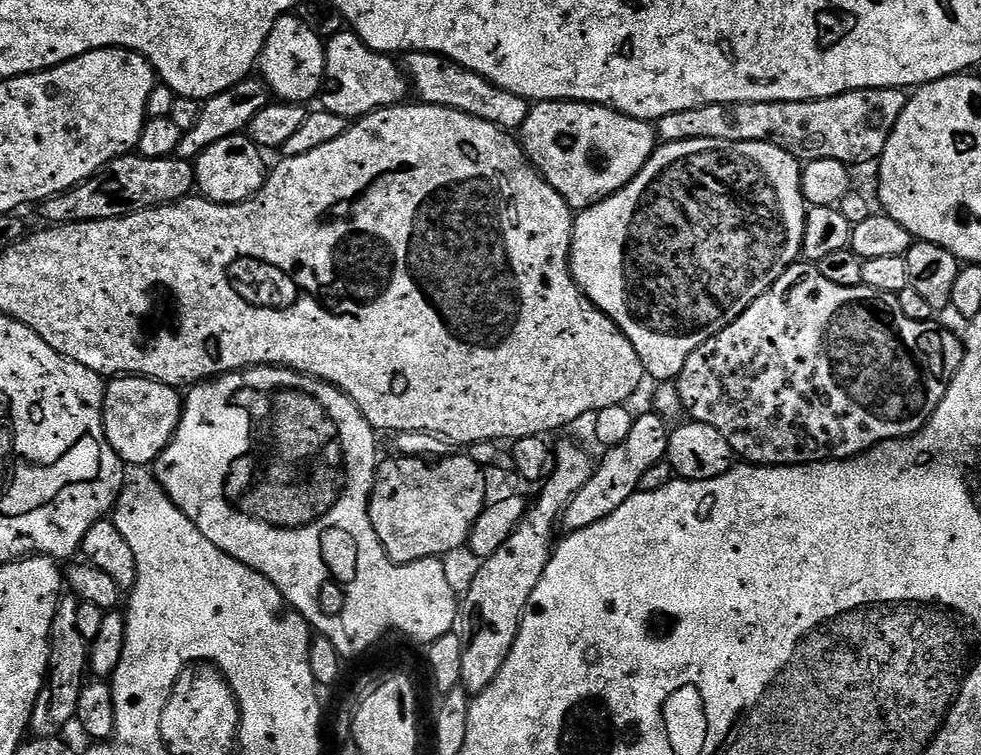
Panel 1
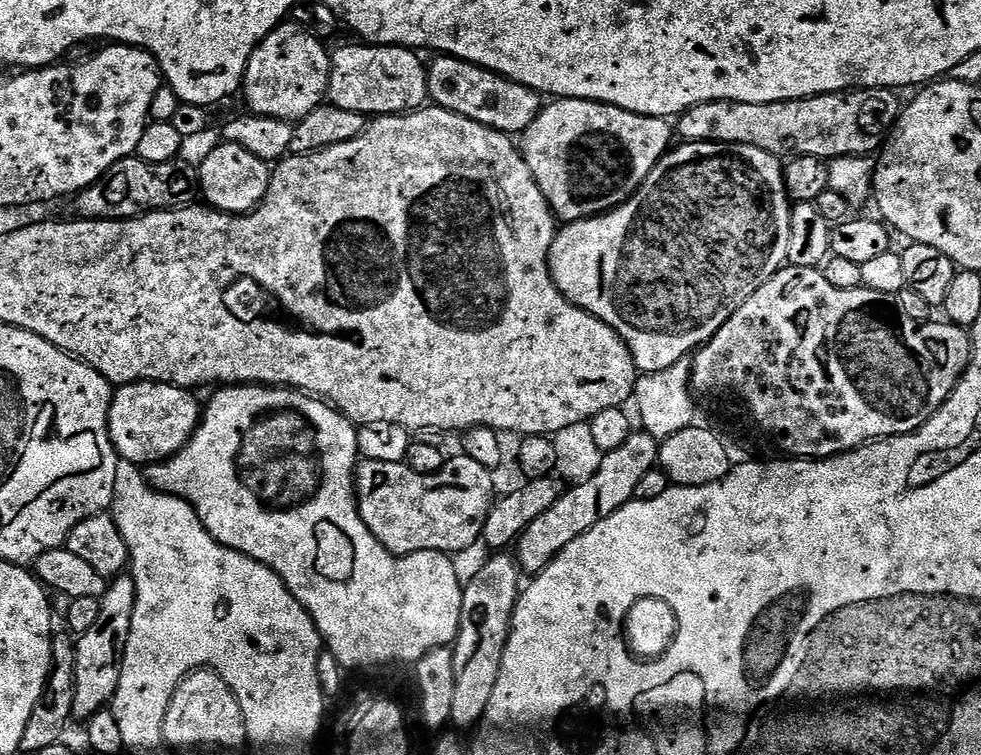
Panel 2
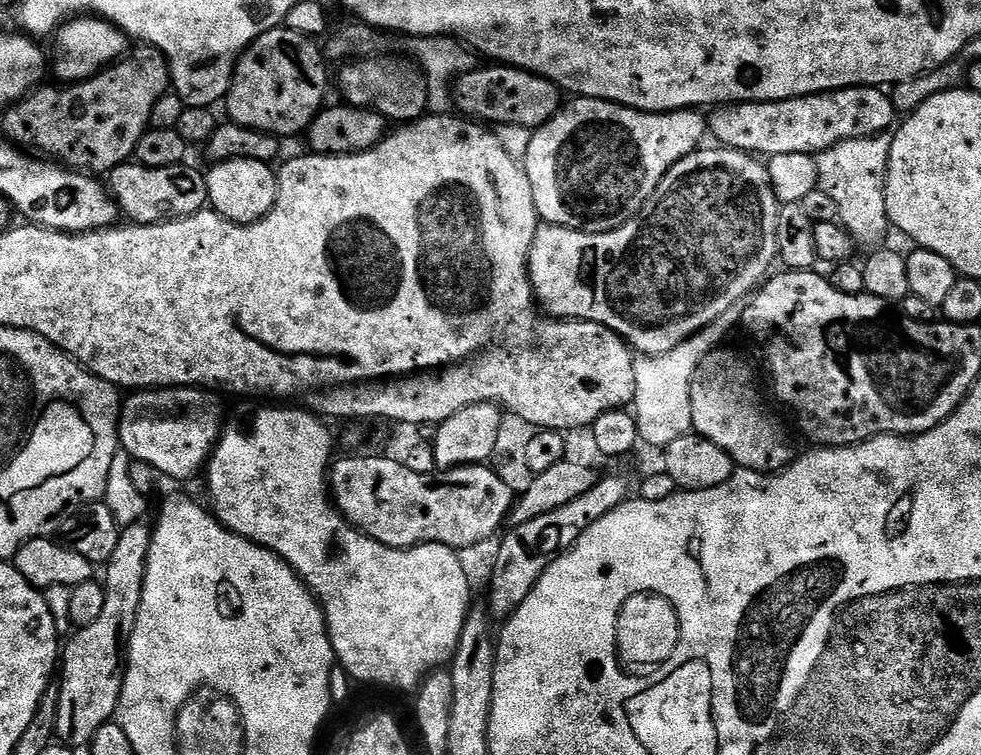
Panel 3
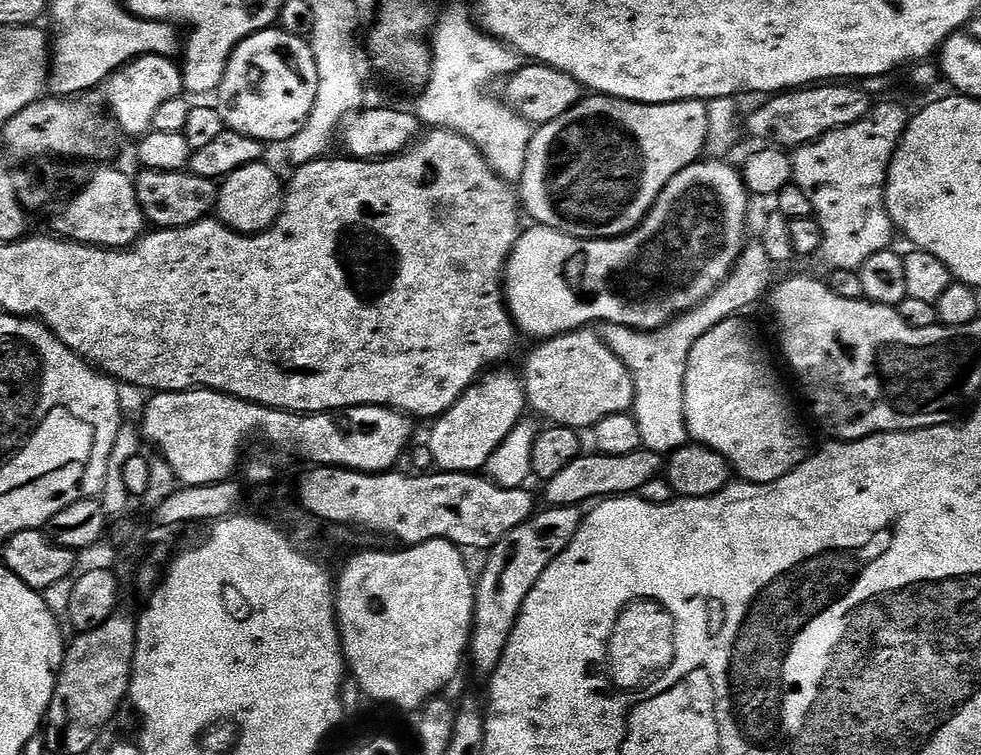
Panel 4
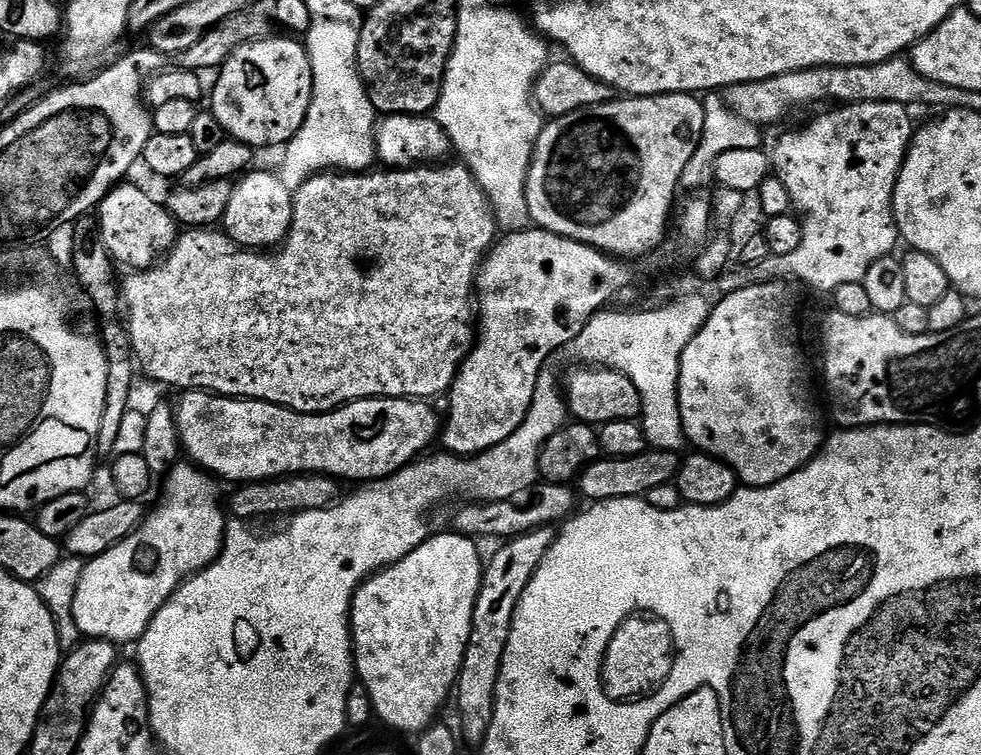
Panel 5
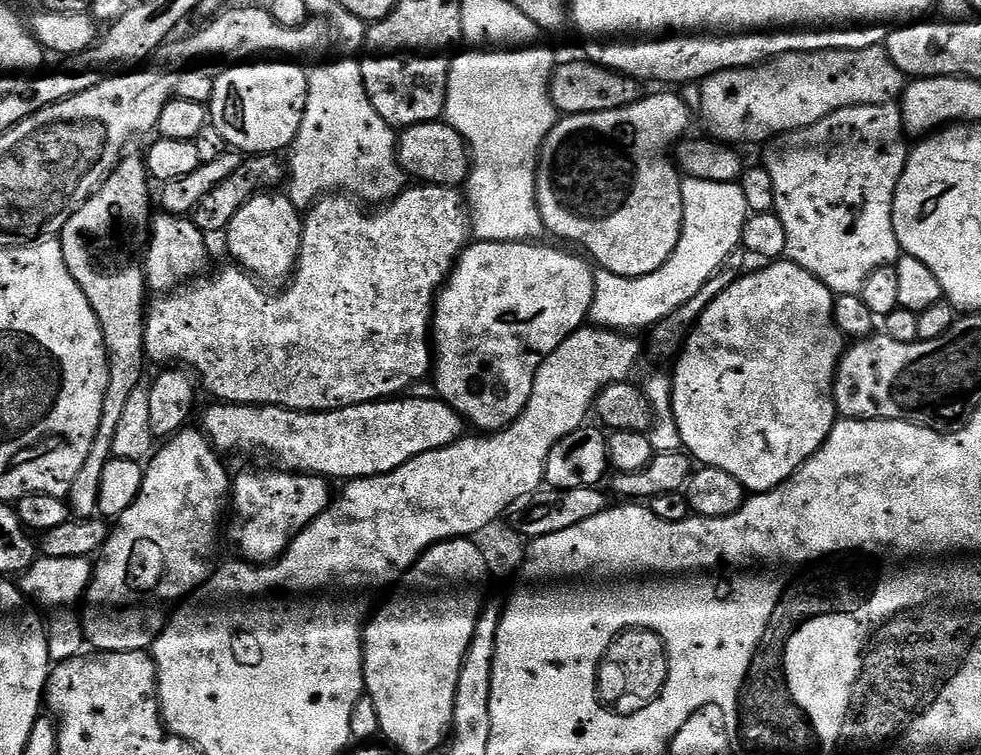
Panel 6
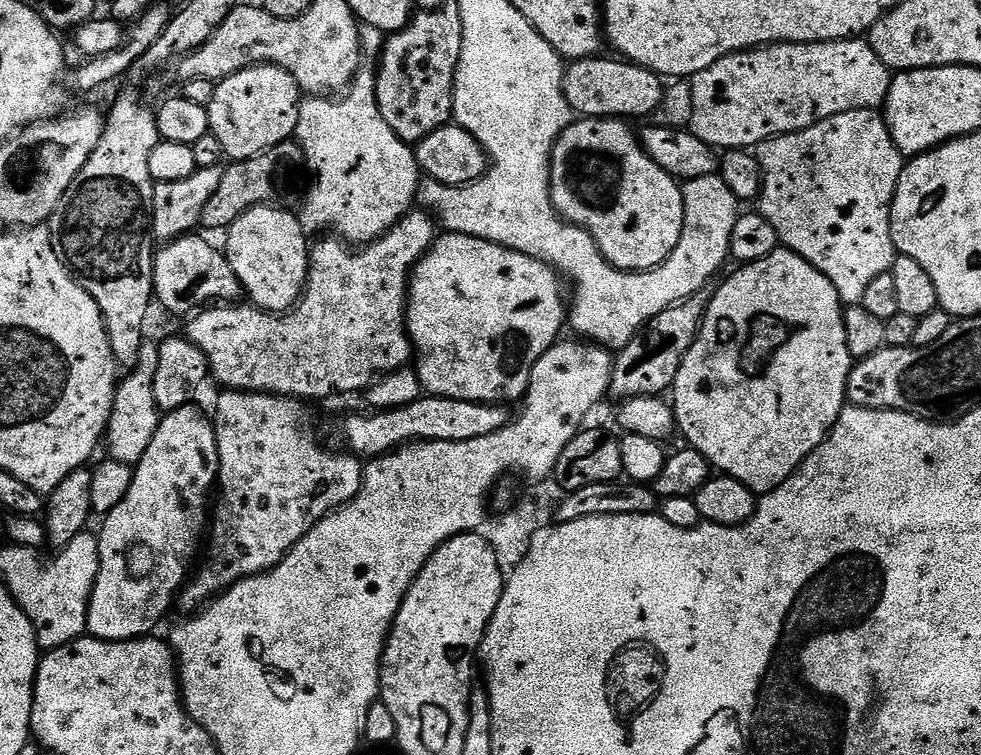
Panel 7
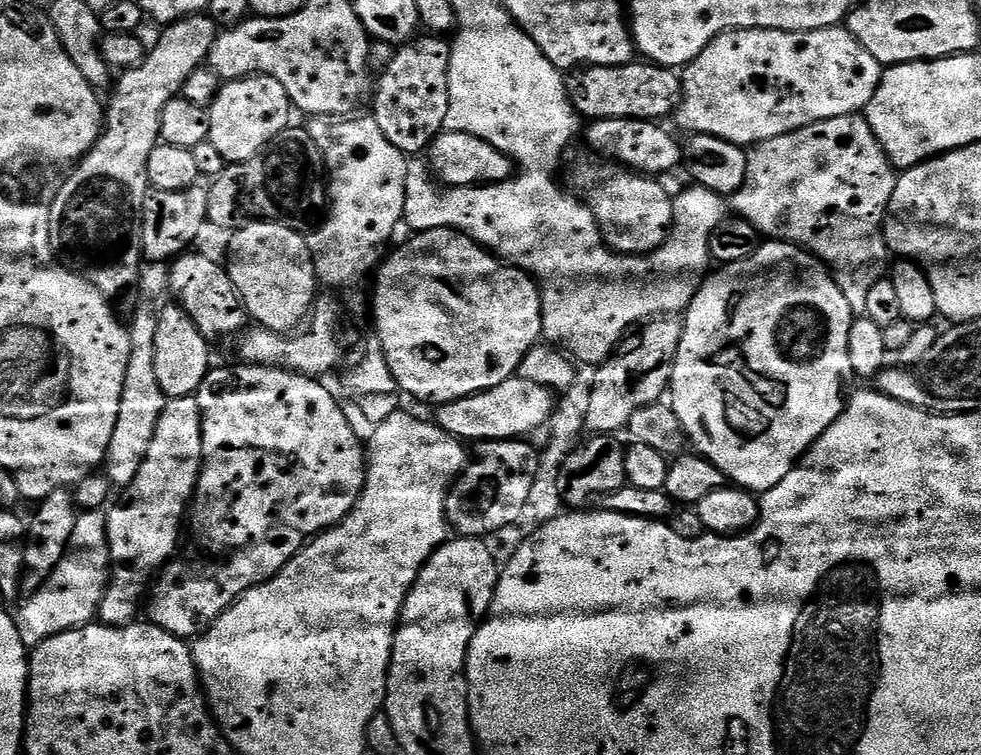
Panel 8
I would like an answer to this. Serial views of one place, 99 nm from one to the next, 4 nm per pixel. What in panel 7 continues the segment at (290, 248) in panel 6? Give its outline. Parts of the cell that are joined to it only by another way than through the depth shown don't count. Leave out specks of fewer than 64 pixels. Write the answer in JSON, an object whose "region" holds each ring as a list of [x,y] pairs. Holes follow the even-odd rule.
{"region":[[[261,206],[251,208],[242,214],[226,229],[228,248],[226,255],[234,274],[240,280],[241,289],[255,307],[265,312],[283,314],[296,307],[304,286],[308,283],[308,258],[310,255],[310,236],[302,230],[300,217],[295,211],[284,206]]]}

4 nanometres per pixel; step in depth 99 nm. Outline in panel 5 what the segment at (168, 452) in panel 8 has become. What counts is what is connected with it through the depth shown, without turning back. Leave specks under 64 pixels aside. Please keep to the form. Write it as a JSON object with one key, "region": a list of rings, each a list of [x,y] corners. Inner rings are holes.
{"region":[[[177,462],[169,470],[164,484],[164,497],[156,509],[145,515],[143,522],[126,538],[118,541],[106,554],[93,556],[75,577],[74,614],[72,624],[81,632],[81,637],[90,640],[108,640],[111,644],[123,646],[139,641],[150,626],[154,614],[171,598],[185,580],[204,568],[215,564],[224,548],[226,531],[226,508],[220,505],[217,481],[203,468],[191,462]]]}

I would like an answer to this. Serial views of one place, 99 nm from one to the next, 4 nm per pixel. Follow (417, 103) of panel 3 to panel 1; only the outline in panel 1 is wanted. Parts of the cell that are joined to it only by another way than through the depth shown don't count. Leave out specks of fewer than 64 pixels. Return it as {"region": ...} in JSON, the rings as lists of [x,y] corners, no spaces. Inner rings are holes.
{"region":[[[341,30],[329,37],[325,43],[324,83],[320,95],[323,111],[357,120],[380,108],[403,103],[410,85],[404,70],[393,60],[385,53],[366,47],[360,36],[351,30]]]}

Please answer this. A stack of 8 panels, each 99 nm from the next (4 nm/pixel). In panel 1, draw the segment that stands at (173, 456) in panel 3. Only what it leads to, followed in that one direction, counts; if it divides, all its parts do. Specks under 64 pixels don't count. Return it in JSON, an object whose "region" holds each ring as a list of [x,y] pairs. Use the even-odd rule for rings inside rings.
{"region":[[[121,376],[107,381],[104,389],[104,429],[110,446],[128,466],[152,466],[175,438],[180,425],[180,415],[184,413],[181,393],[169,384],[157,380],[147,380],[144,376]]]}

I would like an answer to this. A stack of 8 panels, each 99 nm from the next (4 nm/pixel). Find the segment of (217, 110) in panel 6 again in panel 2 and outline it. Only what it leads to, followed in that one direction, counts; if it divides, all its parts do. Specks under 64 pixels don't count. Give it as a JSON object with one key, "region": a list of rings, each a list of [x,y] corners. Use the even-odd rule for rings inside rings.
{"region":[[[285,22],[279,28],[275,28],[254,51],[250,62],[244,71],[242,85],[242,97],[249,104],[251,111],[257,116],[269,116],[270,118],[282,118],[299,122],[310,110],[314,110],[319,104],[325,103],[328,95],[328,76],[331,74],[332,61],[329,49],[313,36],[307,27],[296,22]]]}

